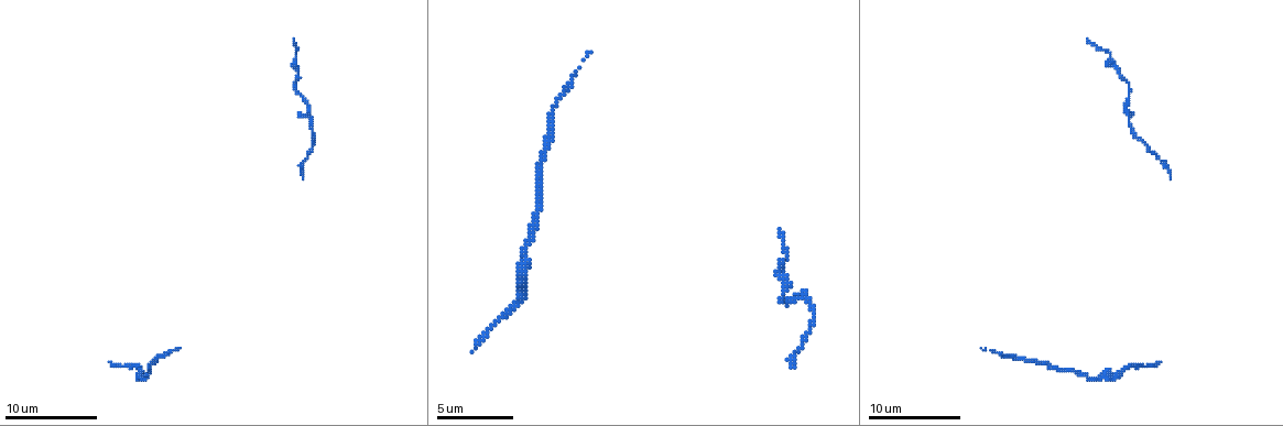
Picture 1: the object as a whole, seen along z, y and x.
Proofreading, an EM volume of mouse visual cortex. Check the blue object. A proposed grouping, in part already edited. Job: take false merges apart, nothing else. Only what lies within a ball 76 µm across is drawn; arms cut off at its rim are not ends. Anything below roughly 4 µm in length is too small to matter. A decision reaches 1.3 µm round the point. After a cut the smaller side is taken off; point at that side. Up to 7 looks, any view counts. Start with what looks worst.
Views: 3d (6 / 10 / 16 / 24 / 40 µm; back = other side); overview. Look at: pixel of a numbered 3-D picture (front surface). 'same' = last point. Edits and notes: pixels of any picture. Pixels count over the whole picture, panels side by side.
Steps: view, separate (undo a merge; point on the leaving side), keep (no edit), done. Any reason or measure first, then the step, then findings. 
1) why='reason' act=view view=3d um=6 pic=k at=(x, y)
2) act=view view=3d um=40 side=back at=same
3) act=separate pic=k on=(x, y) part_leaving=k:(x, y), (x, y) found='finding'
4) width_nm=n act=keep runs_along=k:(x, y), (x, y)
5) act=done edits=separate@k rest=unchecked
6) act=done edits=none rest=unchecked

why='calibre changes' act=view view=3d um=6 pic=1 at=(1128, 84)

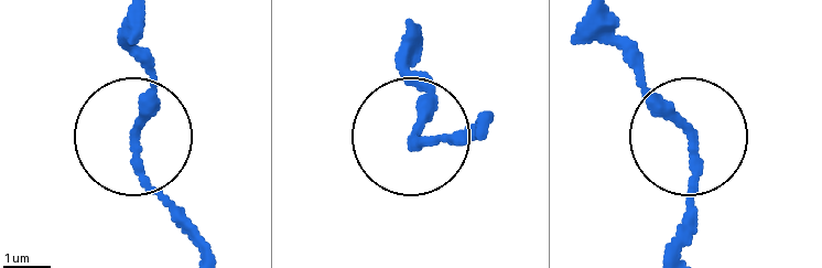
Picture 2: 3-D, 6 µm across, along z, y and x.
act=keep runs_along=2:(681, 247), (692, 140), (626, 61) found='all the same cell'

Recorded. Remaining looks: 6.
why='thin neck' act=view view=3d um=10 pic=1 at=(807, 302)

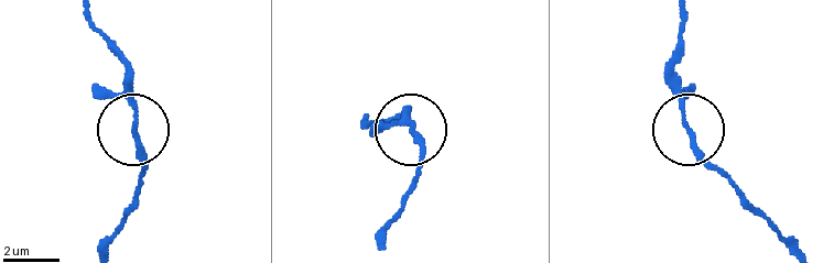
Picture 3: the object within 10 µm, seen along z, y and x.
act=keep runs_along=3:(109, 249), (144, 163), (130, 120), (123, 52) found='continuous, no second cell'

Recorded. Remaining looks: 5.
why='thin neck' act=view view=3d um=10 pic=1 at=(1159, 159)

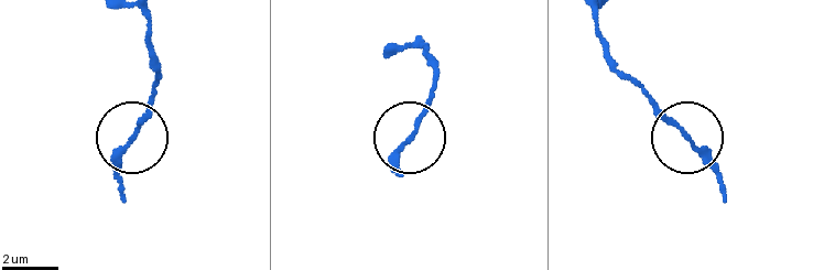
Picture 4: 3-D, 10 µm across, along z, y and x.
act=keep runs_along=4:(723, 198), (720, 180), (702, 151), (640, 89) found='one cell here'

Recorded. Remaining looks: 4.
act=done edits=none rest=unchecked

